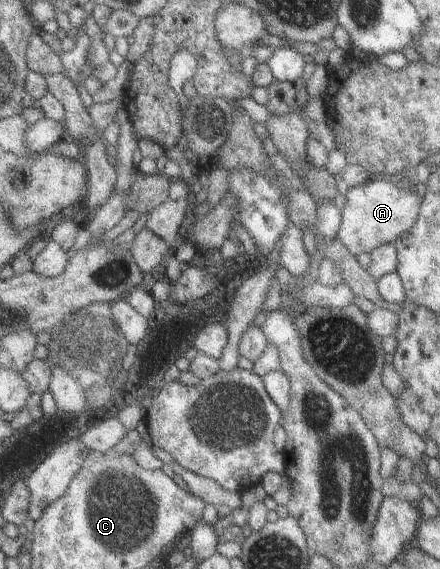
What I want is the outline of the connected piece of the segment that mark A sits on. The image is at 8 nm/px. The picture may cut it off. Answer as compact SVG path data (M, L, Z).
M372 177L349 188L344 195L345 207L340 211L340 225L334 239L353 257L368 255L379 245L392 243L415 224L420 198L412 186L398 178Z

